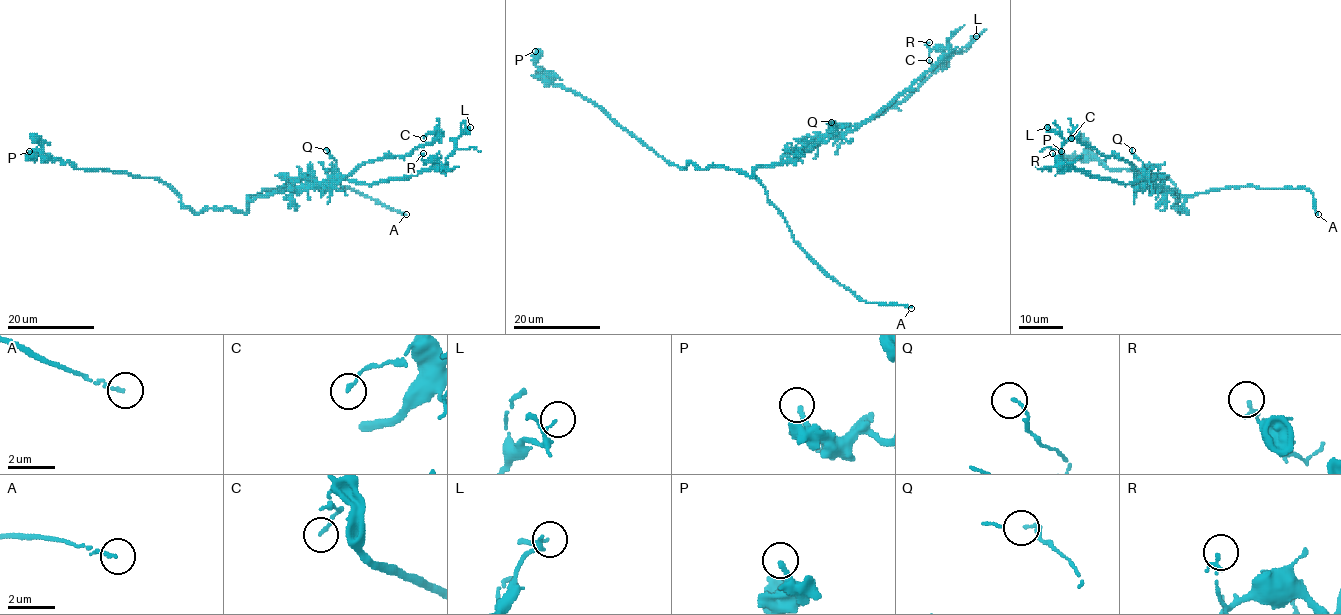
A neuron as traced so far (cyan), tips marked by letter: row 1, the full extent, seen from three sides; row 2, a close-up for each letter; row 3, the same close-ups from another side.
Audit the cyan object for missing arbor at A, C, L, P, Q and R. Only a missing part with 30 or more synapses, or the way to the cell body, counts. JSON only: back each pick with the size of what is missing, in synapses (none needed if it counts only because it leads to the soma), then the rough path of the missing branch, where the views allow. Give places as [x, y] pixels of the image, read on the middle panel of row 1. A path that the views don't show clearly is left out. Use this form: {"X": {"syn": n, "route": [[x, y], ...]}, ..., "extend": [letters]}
{"extend": ["A"]}

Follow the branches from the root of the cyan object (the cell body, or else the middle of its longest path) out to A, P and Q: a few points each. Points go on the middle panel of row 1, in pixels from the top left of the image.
A: (754, 174), (765, 188), (769, 201), (784, 219), (793, 240), (829, 276), (864, 301), (911, 308)
P: (754, 174), (666, 162), (596, 105), (556, 86), (537, 67), (535, 51)
Q: (754, 174), (758, 167), (770, 167), (798, 158), (827, 136), (840, 136), (841, 129), (831, 122)

